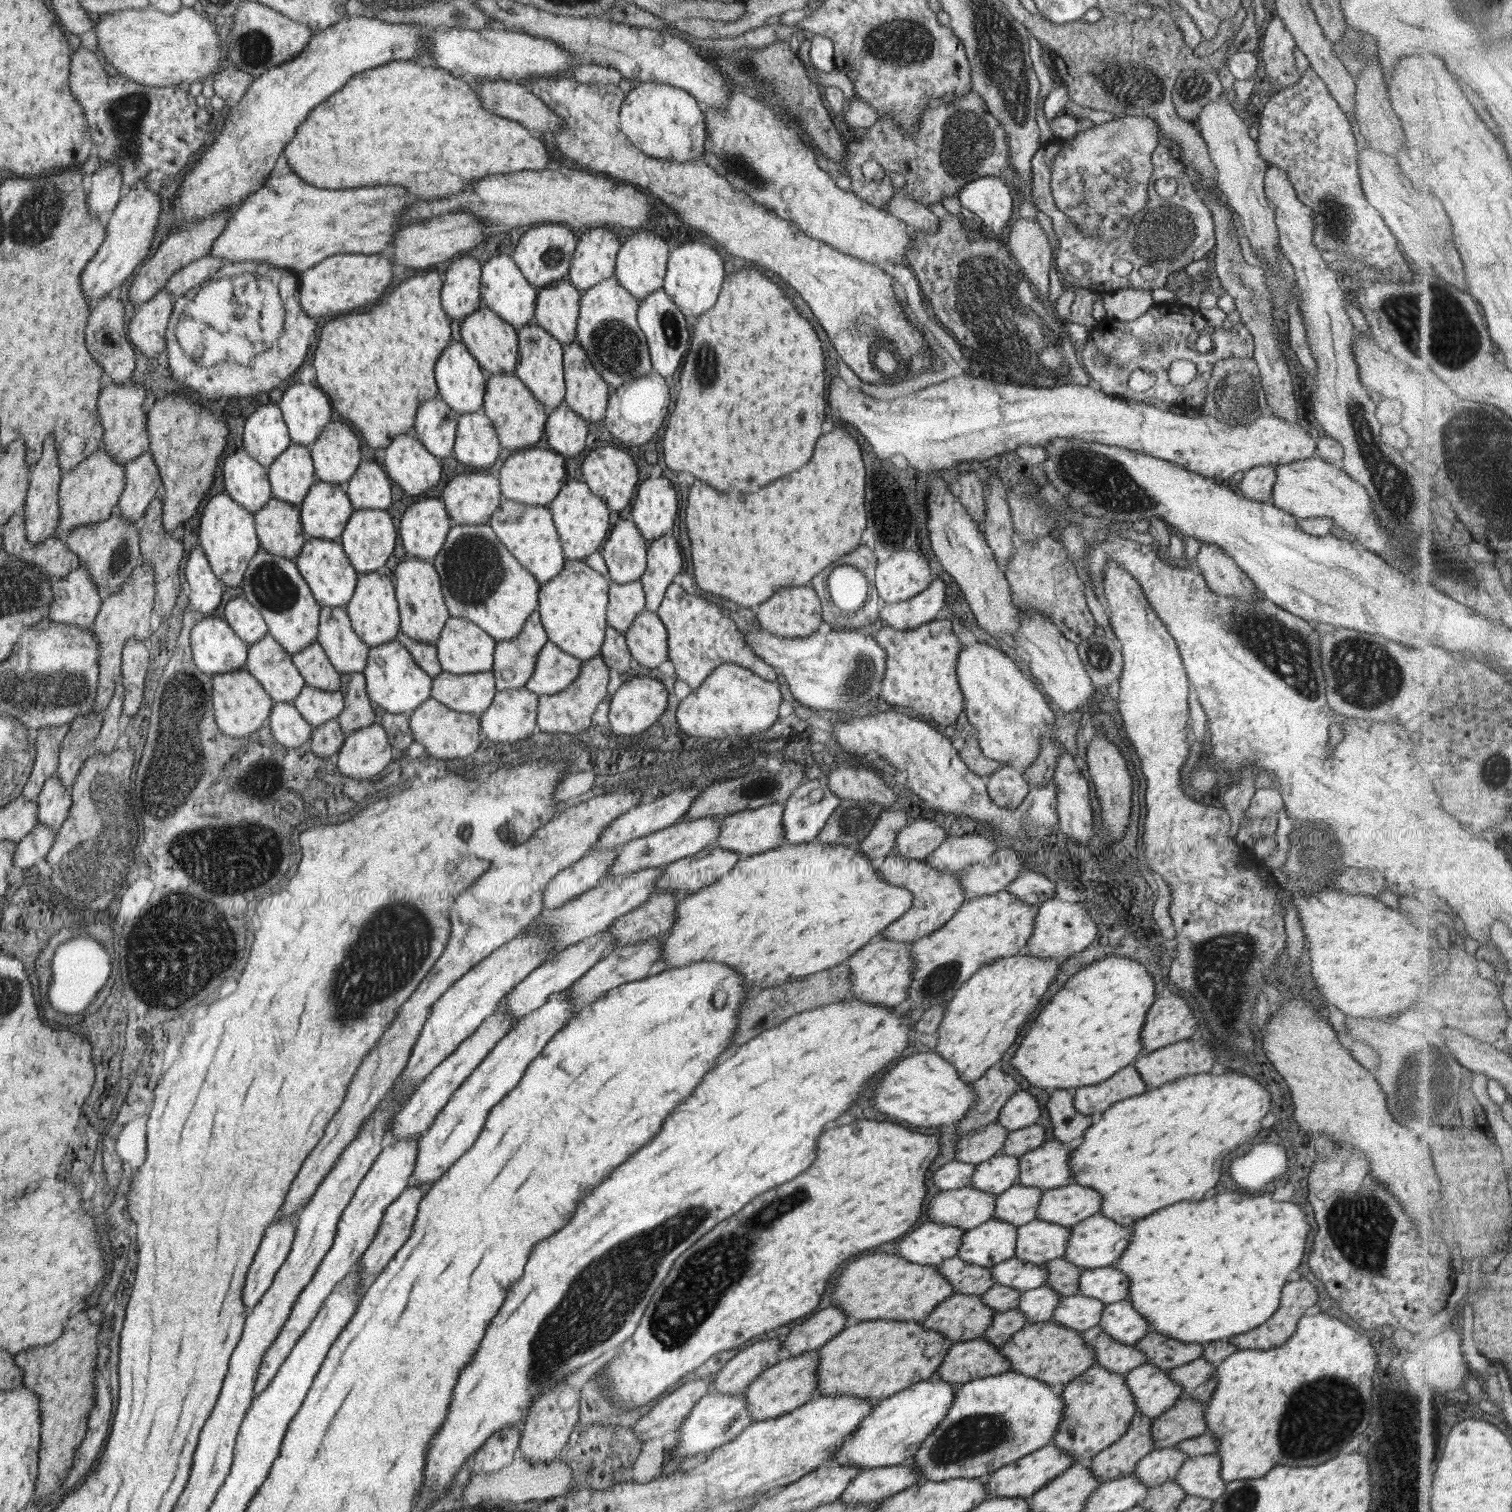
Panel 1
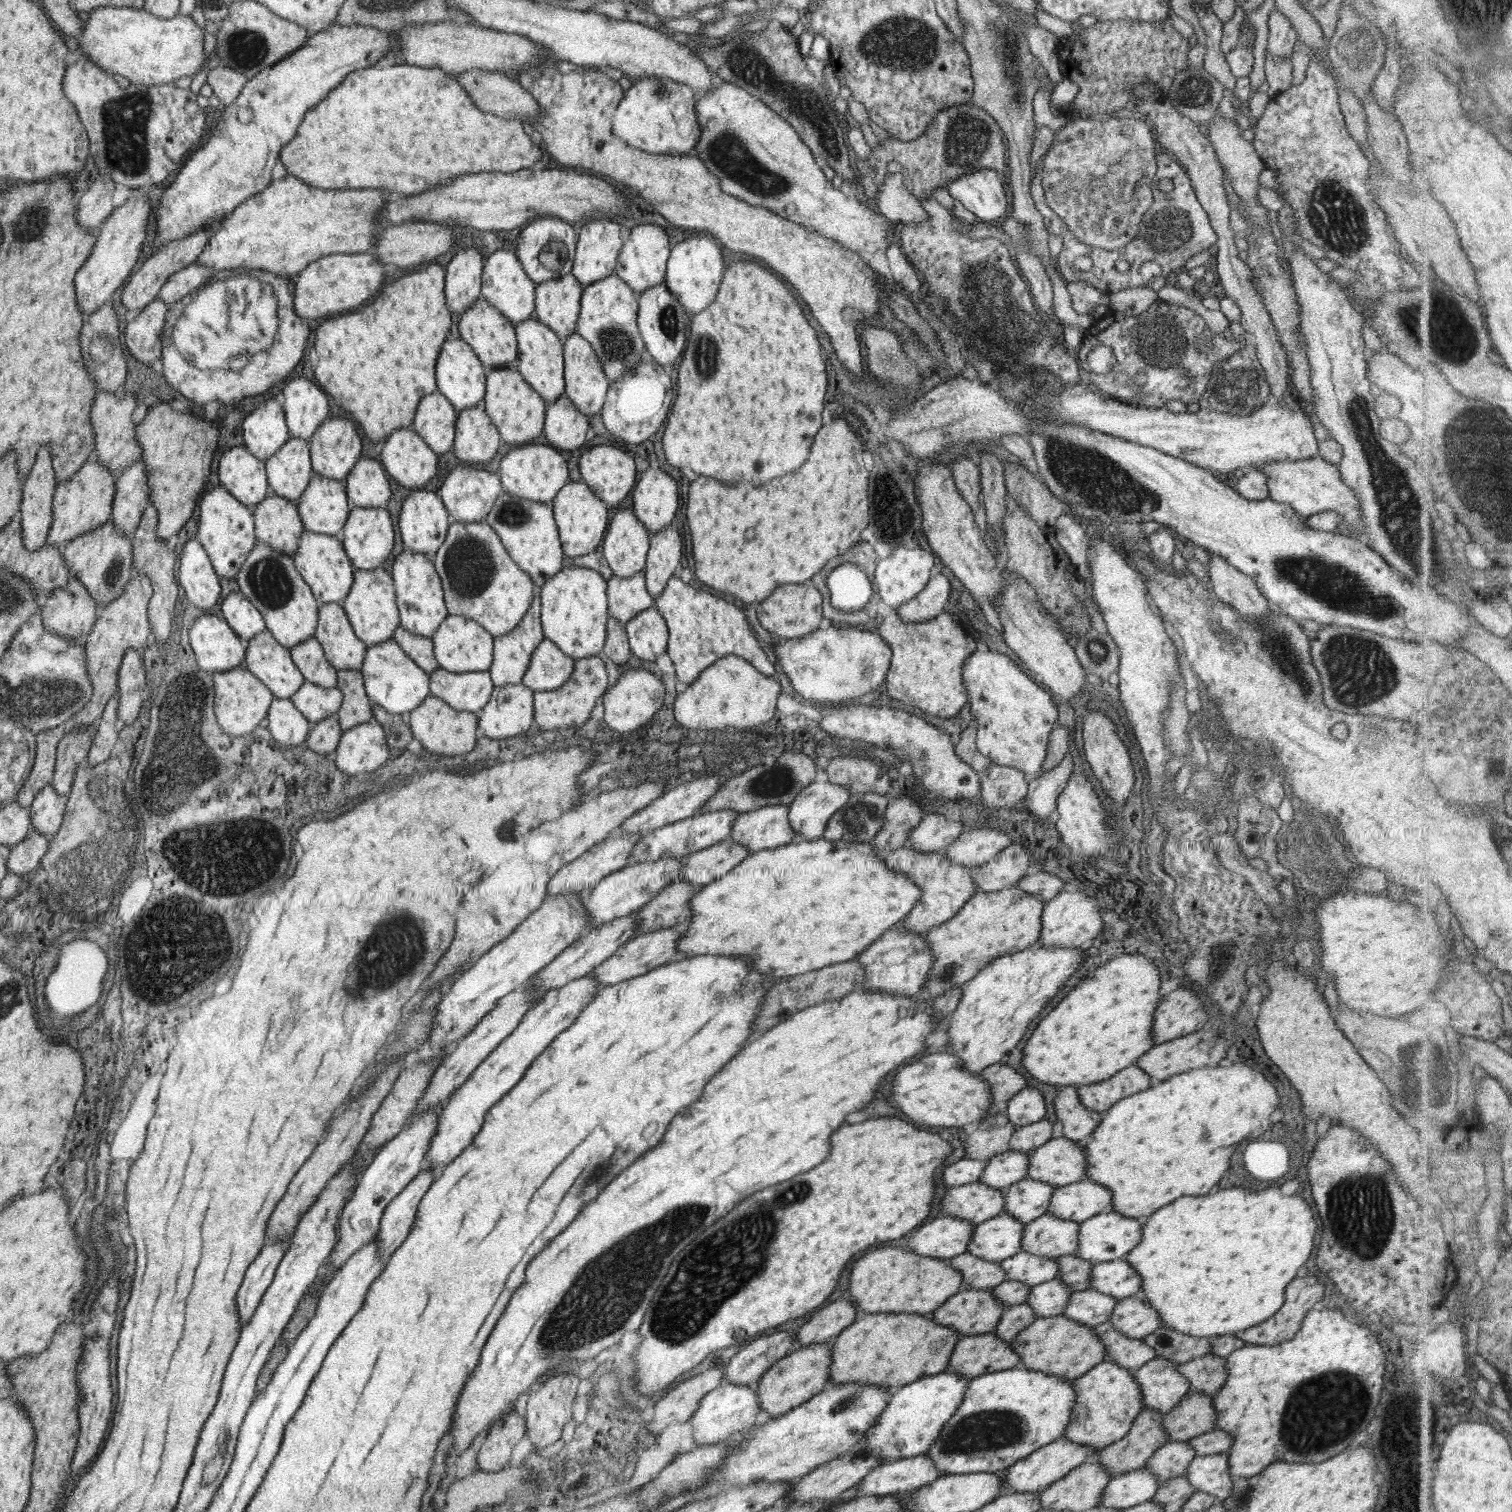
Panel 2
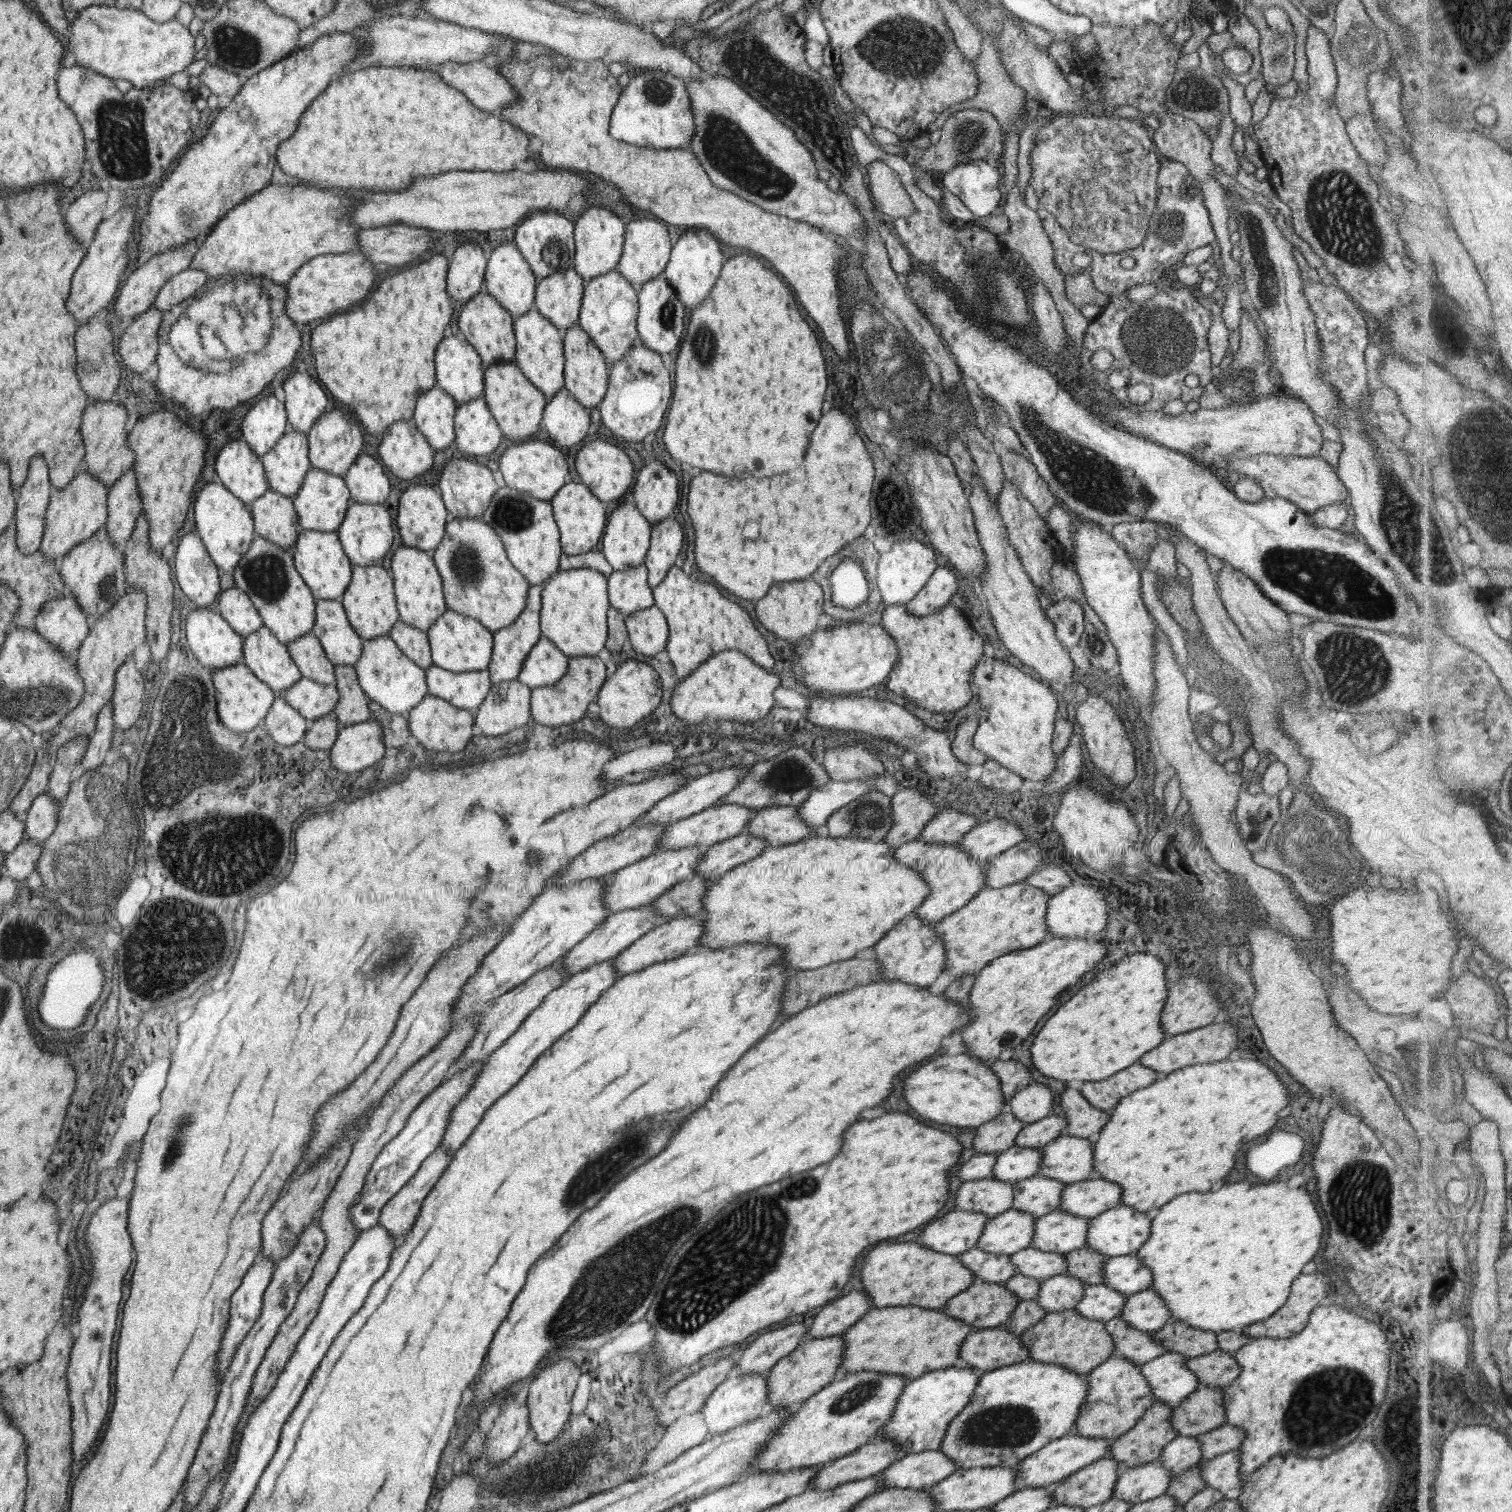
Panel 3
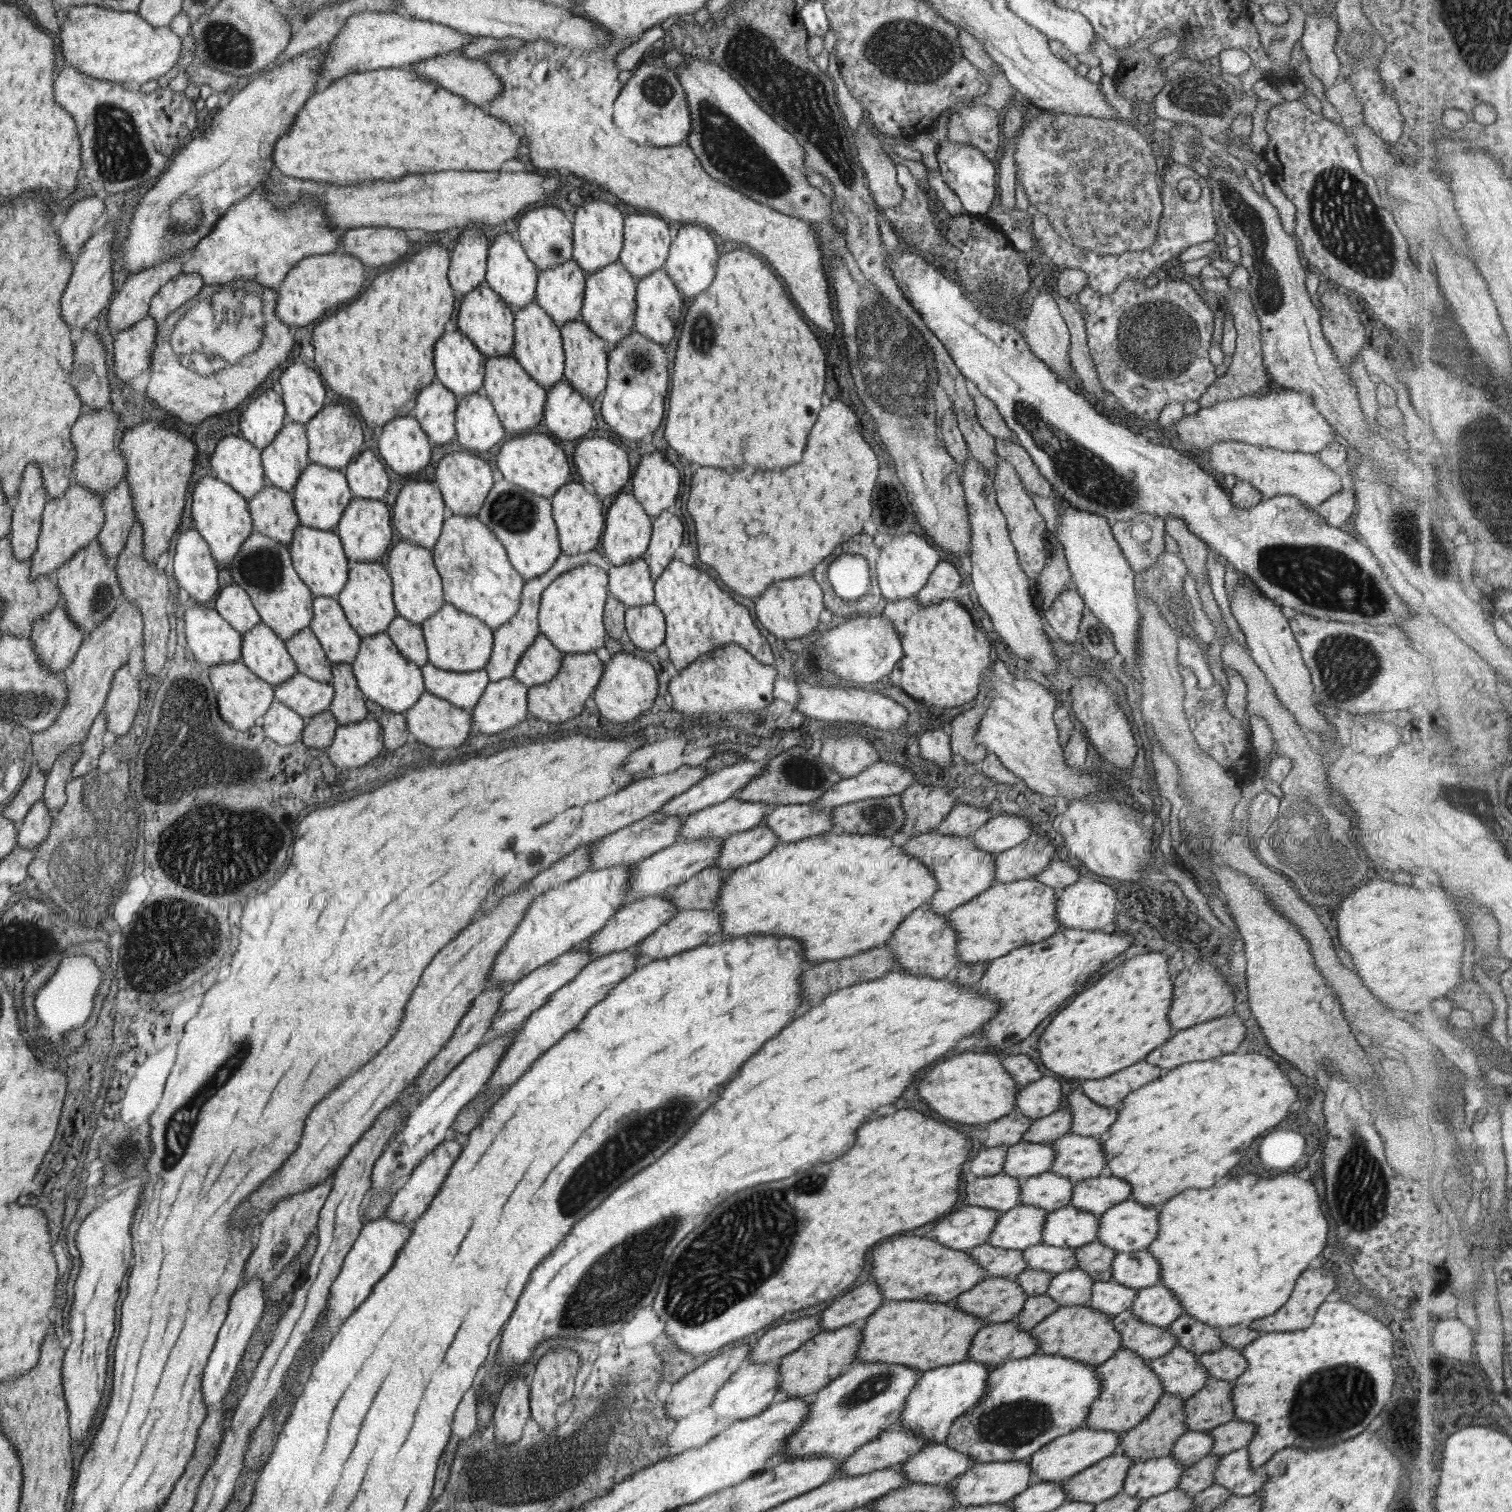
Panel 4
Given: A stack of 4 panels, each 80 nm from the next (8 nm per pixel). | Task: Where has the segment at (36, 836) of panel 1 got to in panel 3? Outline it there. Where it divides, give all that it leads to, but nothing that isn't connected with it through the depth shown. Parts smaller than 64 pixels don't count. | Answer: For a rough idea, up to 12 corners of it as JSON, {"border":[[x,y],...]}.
{"border":[[25,838],[4,855],[1,877],[23,882],[41,842]]}

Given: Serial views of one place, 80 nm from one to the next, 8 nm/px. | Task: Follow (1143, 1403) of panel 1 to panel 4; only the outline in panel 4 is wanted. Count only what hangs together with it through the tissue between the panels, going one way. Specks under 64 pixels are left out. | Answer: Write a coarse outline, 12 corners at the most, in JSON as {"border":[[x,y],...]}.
{"border":[[1177,1344],[1148,1361],[1165,1395],[1183,1400],[1209,1379]]}

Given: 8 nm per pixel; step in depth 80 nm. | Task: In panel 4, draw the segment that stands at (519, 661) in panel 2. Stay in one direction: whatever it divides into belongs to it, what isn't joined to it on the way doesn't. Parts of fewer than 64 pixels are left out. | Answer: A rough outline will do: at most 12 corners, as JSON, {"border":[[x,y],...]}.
{"border":[[594,550],[560,553],[547,573],[524,581],[520,608],[493,629],[488,682],[513,677],[539,632],[541,593],[584,563],[610,568]]}

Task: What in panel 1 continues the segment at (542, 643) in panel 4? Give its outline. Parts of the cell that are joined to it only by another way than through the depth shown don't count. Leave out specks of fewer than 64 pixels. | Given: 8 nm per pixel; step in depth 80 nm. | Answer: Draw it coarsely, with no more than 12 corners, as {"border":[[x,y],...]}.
{"border":[[546,642],[524,687],[537,696],[561,693],[582,660]]}

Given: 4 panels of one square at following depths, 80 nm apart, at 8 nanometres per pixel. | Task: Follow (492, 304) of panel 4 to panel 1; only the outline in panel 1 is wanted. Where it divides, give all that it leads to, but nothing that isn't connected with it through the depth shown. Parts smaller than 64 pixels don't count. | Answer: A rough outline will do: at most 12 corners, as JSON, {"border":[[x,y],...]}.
{"border":[[481,306],[460,324],[461,342],[491,374],[519,360],[513,327]]}

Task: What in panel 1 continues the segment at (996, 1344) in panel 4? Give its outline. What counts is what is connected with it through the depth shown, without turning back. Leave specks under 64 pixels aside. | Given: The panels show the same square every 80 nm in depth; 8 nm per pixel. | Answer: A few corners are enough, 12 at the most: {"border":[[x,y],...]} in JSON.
{"border":[[976,1337],[952,1343],[935,1375],[957,1387],[998,1376],[1010,1362]]}

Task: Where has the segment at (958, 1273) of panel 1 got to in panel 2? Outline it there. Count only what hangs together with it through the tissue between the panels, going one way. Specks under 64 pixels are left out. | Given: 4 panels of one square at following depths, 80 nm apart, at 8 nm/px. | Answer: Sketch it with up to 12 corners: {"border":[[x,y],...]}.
{"border":[[968,1252],[948,1259],[962,1289],[992,1289],[1005,1278],[999,1262]]}

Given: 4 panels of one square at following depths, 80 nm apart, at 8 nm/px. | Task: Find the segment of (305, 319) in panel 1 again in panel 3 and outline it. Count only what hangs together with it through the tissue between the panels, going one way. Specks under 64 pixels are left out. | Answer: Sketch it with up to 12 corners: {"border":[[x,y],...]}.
{"border":[[261,278],[272,329],[223,372],[186,365],[168,341],[193,302],[163,312],[156,390],[197,416],[257,396],[301,346],[285,284]]}

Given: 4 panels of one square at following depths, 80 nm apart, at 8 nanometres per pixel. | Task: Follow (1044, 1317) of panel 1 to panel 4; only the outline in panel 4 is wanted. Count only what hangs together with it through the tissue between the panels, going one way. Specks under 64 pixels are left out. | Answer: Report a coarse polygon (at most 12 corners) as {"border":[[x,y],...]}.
{"border":[[1075,1267],[1053,1275],[1044,1294],[1059,1307],[1086,1304],[1092,1278]]}

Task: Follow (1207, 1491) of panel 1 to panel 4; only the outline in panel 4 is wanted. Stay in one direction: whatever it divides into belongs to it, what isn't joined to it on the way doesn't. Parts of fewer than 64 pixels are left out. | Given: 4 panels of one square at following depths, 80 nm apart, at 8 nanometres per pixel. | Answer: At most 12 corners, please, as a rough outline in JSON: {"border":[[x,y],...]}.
{"border":[[1246,1447],[1221,1455],[1214,1484],[1254,1494],[1267,1479],[1249,1467]]}

